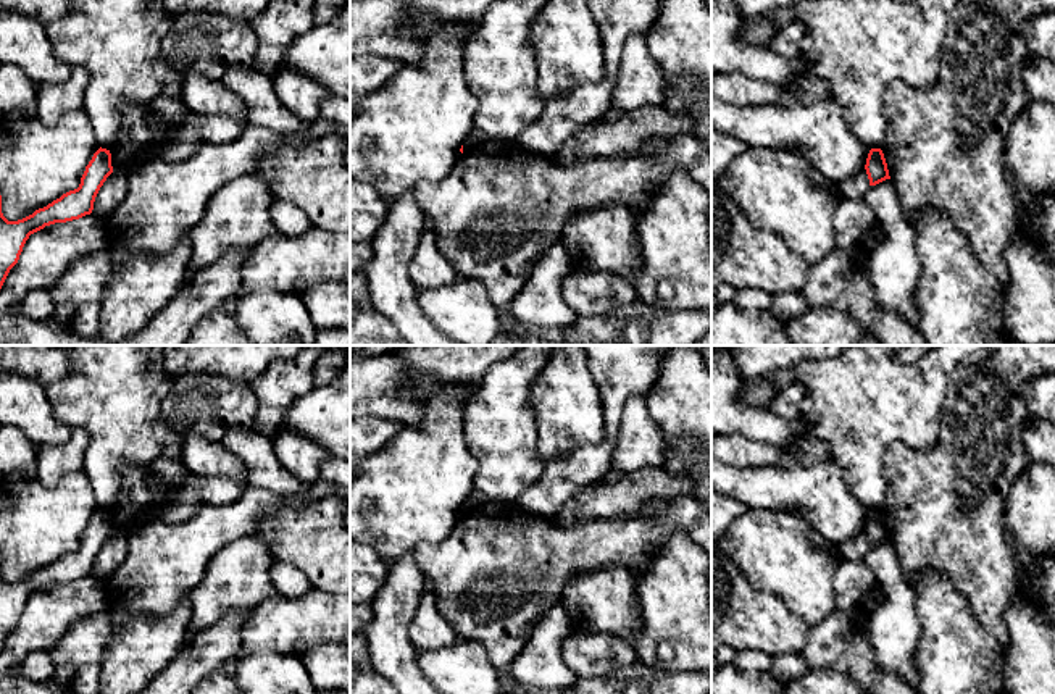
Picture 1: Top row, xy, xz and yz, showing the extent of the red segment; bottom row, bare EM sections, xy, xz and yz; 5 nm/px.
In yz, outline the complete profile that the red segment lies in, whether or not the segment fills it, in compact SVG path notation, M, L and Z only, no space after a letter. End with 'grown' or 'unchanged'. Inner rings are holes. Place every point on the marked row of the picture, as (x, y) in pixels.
M871 148L865 165L869 186L890 179L887 163L881 148Z; unchanged

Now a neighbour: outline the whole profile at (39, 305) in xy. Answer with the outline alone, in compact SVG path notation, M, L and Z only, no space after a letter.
M39 289L27 294L21 303L19 311L35 321L45 321L53 315L55 302L50 289Z

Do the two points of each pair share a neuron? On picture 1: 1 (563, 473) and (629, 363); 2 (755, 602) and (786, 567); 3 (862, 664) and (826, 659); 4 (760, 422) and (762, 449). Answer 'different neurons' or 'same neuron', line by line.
1: same neuron
2: different neurons
3: same neuron
4: different neurons

